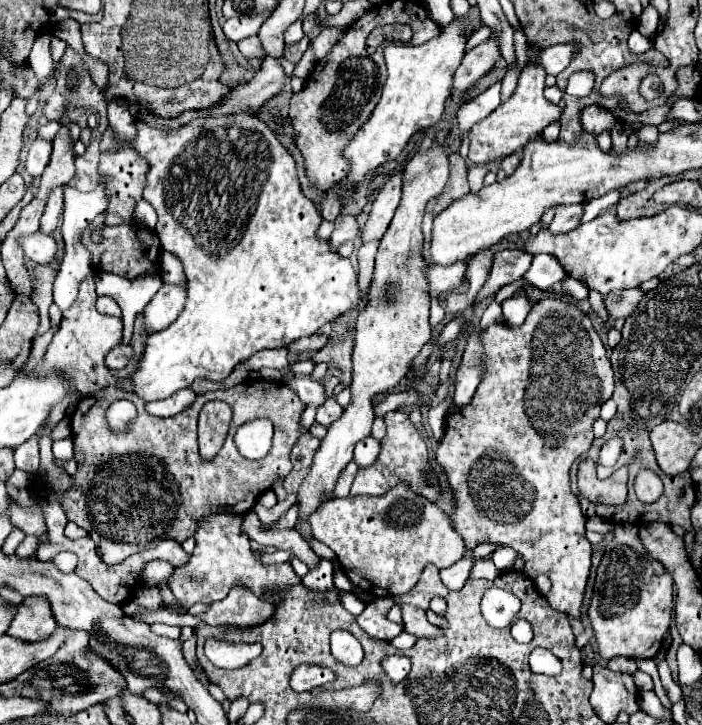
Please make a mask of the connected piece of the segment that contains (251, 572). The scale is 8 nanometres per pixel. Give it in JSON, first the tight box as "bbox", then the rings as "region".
{"bbox":[152,513,302,615],"region":[[[214,513],[214,515],[210,515],[210,519],[202,519],[202,523],[198,523],[198,527],[194,531],[194,541],[196,541],[194,553],[190,555],[190,559],[188,559],[186,565],[174,567],[174,573],[168,579],[168,585],[170,585],[170,589],[172,589],[178,605],[162,605],[160,609],[154,609],[152,613],[168,609],[168,611],[172,611],[176,615],[186,615],[188,609],[194,603],[214,603],[214,601],[224,599],[228,595],[230,587],[234,583],[238,583],[238,581],[244,583],[246,587],[250,587],[258,597],[262,597],[262,591],[268,589],[268,587],[276,587],[276,585],[298,585],[298,583],[302,583],[302,579],[294,573],[294,569],[292,569],[292,565],[288,561],[286,563],[278,563],[278,565],[264,565],[254,555],[254,551],[250,547],[249,538],[246,537],[240,525],[242,525],[242,515],[234,515],[234,513]]]}

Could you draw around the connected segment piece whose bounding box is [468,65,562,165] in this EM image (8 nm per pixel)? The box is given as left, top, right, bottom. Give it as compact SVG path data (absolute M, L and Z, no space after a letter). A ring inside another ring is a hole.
M526 65L522 69L522 75L518 79L518 87L512 93L512 97L508 101L504 101L498 109L494 109L486 119L478 121L470 129L470 135L468 135L470 155L468 155L468 159L474 165L496 163L496 161L512 155L516 149L524 149L528 143L532 143L536 137L540 137L548 125L562 121L562 109L542 95L542 91L546 87L544 77L546 77L546 73L542 67L536 67L536 65L528 67Z

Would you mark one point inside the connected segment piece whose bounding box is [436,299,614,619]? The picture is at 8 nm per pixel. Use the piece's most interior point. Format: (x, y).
(507, 456)

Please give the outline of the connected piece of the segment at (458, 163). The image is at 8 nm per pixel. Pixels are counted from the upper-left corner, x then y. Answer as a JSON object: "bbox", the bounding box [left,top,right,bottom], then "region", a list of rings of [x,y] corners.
{"bbox":[422,153,470,247],"region":[[[452,153],[450,155],[450,177],[448,177],[446,187],[444,187],[442,195],[438,195],[436,199],[432,199],[426,205],[422,231],[424,231],[424,235],[428,235],[428,241],[424,241],[424,247],[430,247],[430,231],[432,231],[434,215],[438,215],[438,211],[444,211],[450,203],[454,203],[456,199],[460,199],[462,195],[468,195],[468,193],[470,193],[470,187],[468,187],[468,165],[458,153]]]}

